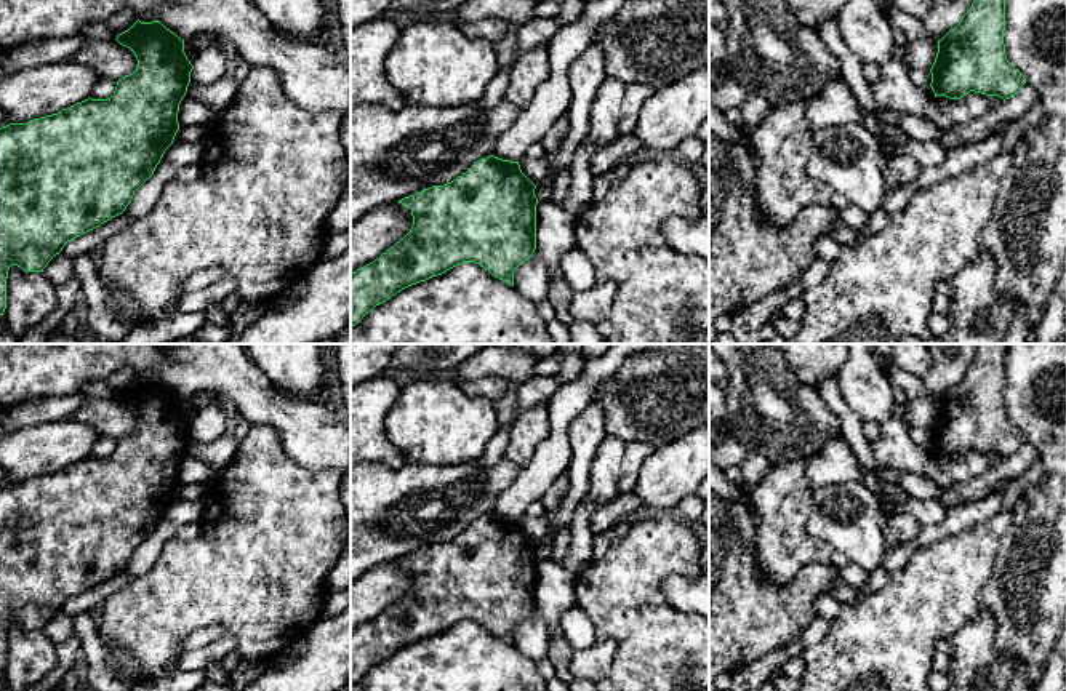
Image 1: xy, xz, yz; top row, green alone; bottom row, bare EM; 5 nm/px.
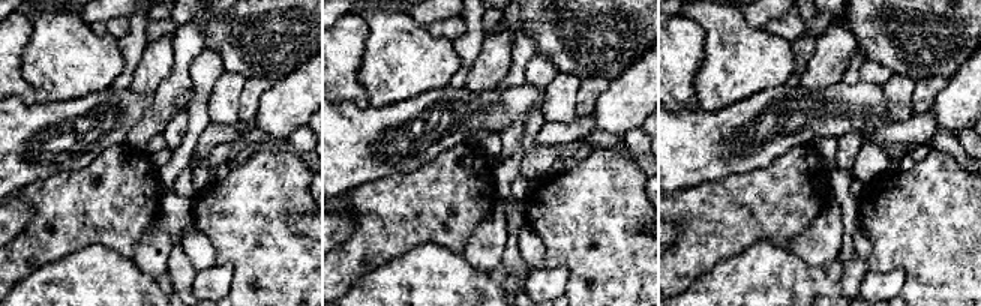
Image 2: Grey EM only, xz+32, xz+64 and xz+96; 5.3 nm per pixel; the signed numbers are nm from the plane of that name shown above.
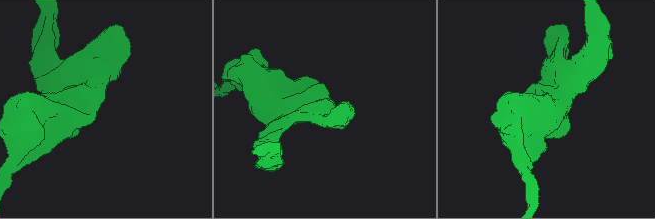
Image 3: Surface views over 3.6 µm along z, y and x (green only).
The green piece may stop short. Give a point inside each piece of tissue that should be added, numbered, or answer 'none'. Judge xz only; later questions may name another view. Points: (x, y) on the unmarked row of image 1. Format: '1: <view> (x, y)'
none

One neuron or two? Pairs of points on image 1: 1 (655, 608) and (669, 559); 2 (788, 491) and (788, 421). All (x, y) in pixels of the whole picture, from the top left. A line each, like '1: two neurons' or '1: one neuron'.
1: one neuron
2: two neurons

